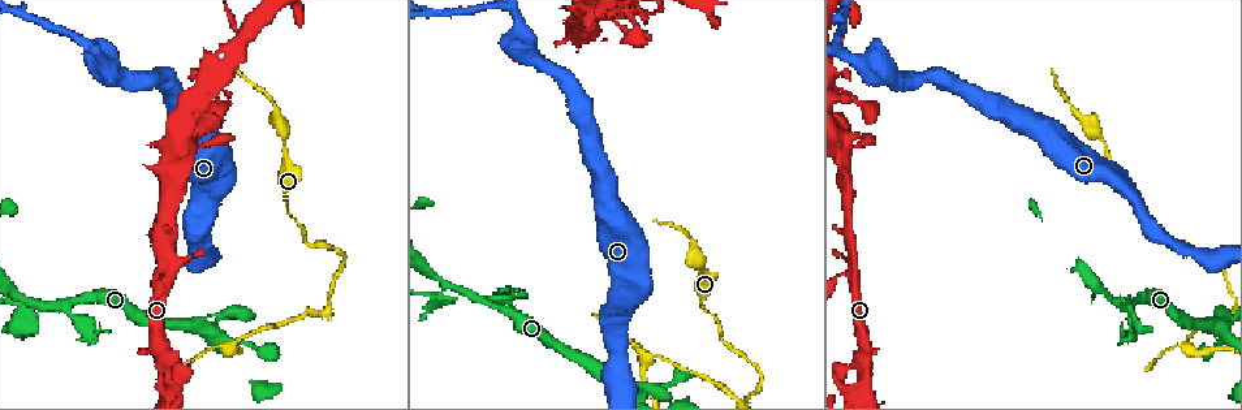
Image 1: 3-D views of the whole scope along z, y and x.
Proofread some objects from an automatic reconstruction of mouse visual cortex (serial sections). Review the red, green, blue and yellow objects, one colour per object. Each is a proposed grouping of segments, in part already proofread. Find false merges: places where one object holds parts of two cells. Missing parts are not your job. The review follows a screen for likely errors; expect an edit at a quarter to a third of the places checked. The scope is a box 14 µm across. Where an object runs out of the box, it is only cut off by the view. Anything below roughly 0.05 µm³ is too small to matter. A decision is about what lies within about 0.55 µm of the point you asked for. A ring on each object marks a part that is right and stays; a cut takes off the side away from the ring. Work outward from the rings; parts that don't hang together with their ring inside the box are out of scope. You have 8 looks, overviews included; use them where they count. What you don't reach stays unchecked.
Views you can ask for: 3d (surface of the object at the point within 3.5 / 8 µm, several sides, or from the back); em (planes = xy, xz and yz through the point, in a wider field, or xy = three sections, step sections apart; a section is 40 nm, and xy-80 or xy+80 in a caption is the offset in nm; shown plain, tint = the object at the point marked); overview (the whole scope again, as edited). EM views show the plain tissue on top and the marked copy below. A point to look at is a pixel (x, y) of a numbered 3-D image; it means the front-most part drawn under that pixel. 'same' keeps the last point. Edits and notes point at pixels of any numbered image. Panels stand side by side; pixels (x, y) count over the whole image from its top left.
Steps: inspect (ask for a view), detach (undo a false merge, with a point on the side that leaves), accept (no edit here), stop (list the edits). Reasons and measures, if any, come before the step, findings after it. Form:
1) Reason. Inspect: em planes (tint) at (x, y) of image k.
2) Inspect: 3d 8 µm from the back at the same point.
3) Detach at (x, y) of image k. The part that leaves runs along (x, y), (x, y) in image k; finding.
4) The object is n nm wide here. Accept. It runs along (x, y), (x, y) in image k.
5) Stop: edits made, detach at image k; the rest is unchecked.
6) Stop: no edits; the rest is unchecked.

Inspect: 3d 3.5 µm at (33, 302) of image 1.

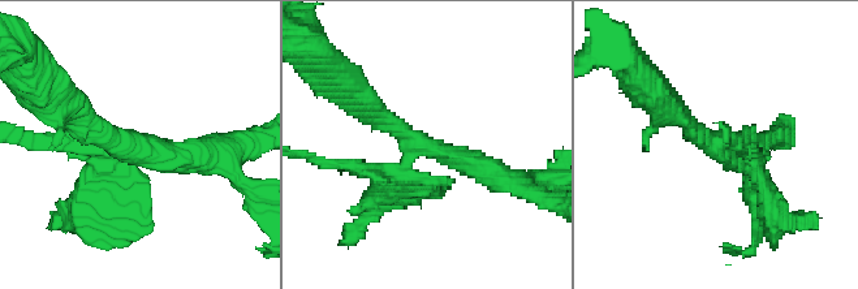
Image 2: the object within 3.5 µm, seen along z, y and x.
Inspect: em planes (tint) at (715, 144) of image 2.

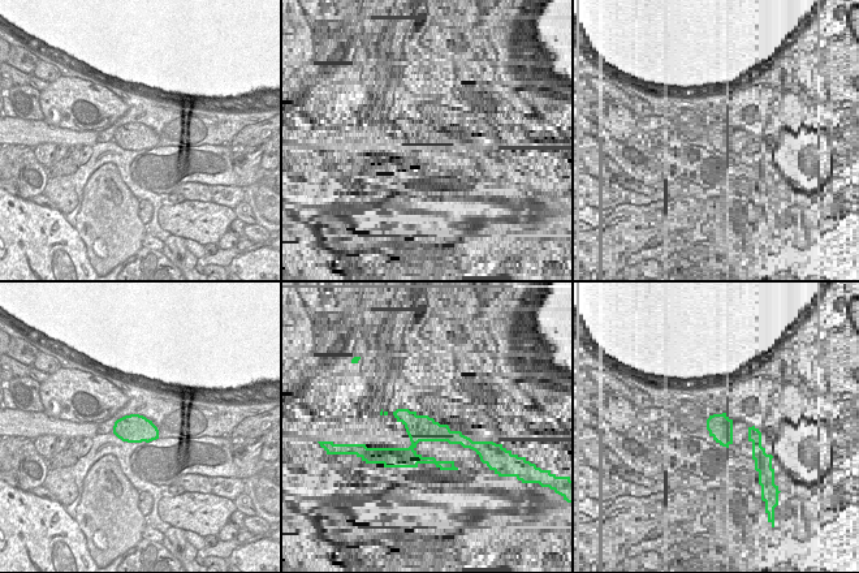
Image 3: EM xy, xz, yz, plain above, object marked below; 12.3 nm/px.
Detach at (358, 168) of image 2. The part that leaves runs along (401, 167), (393, 190), (349, 234) in image 2; two cells meet here.

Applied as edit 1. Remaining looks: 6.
See it whole again. Inspect: overview.

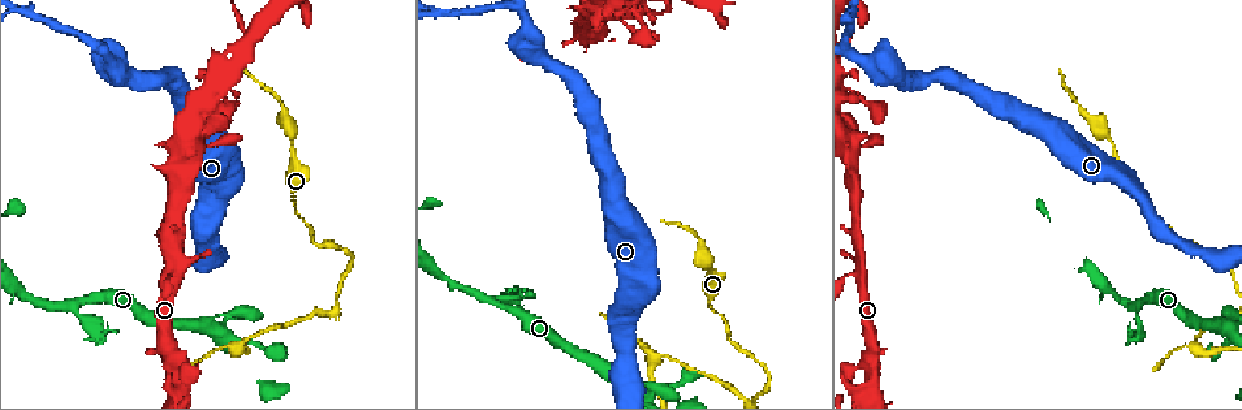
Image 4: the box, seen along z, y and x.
Inspect: 3d 3.5 µm from the back at (654, 357) of image 4.

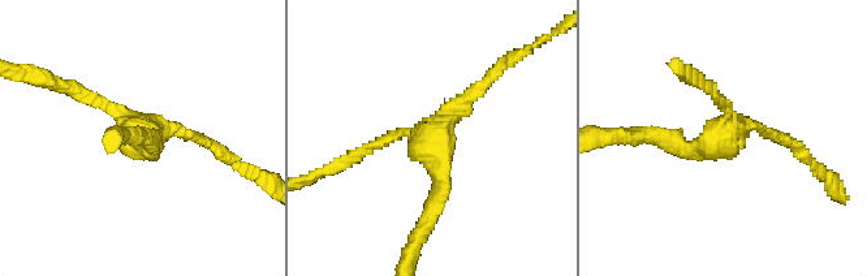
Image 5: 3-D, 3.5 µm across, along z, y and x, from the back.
Shape alone is not enough. Inspect: em xy step 1 (tint) at (722, 132) of image 5.

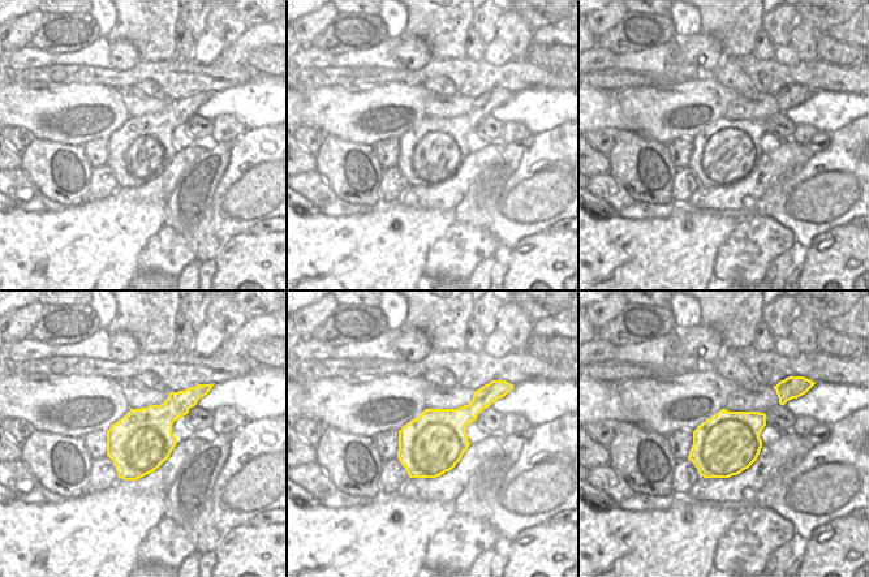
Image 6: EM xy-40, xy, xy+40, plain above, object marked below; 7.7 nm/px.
Accept. It runs along (68, 86), (143, 138) in image 5; one cell here.

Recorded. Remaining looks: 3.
Sharp bend. Inspect: 3d 3.5 µm at (1143, 334) of image 4.

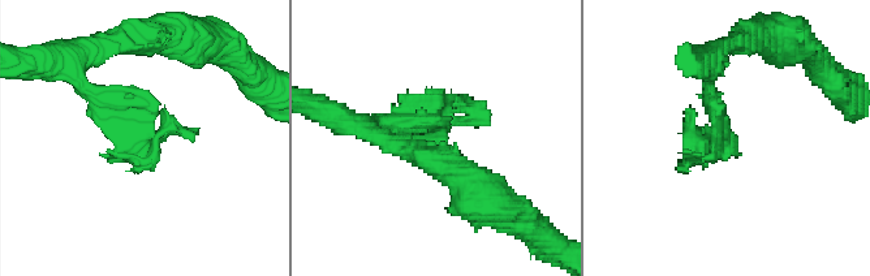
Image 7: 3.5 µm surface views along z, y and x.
Shape alone is not enough. Inspect: em xy step 5 (tint) at (133, 134) of image 7.

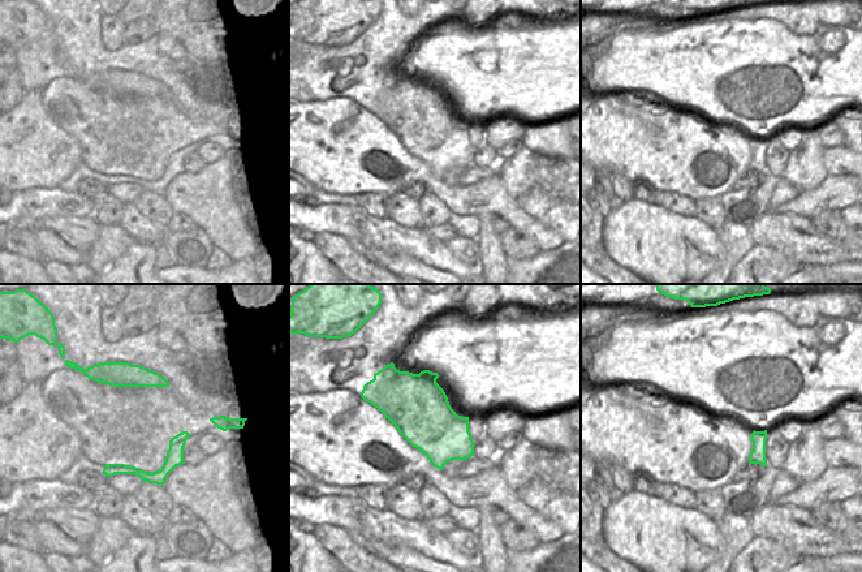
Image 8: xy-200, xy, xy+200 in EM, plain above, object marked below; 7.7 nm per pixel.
Detach at (150, 167) of image 7. A border runs along (456, 414), (439, 438), (416, 447) in image 8; a second cell is stuck on.

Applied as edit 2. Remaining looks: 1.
Stop: edits made, detach at image 2, detach at image 7; the rest is unchecked.

